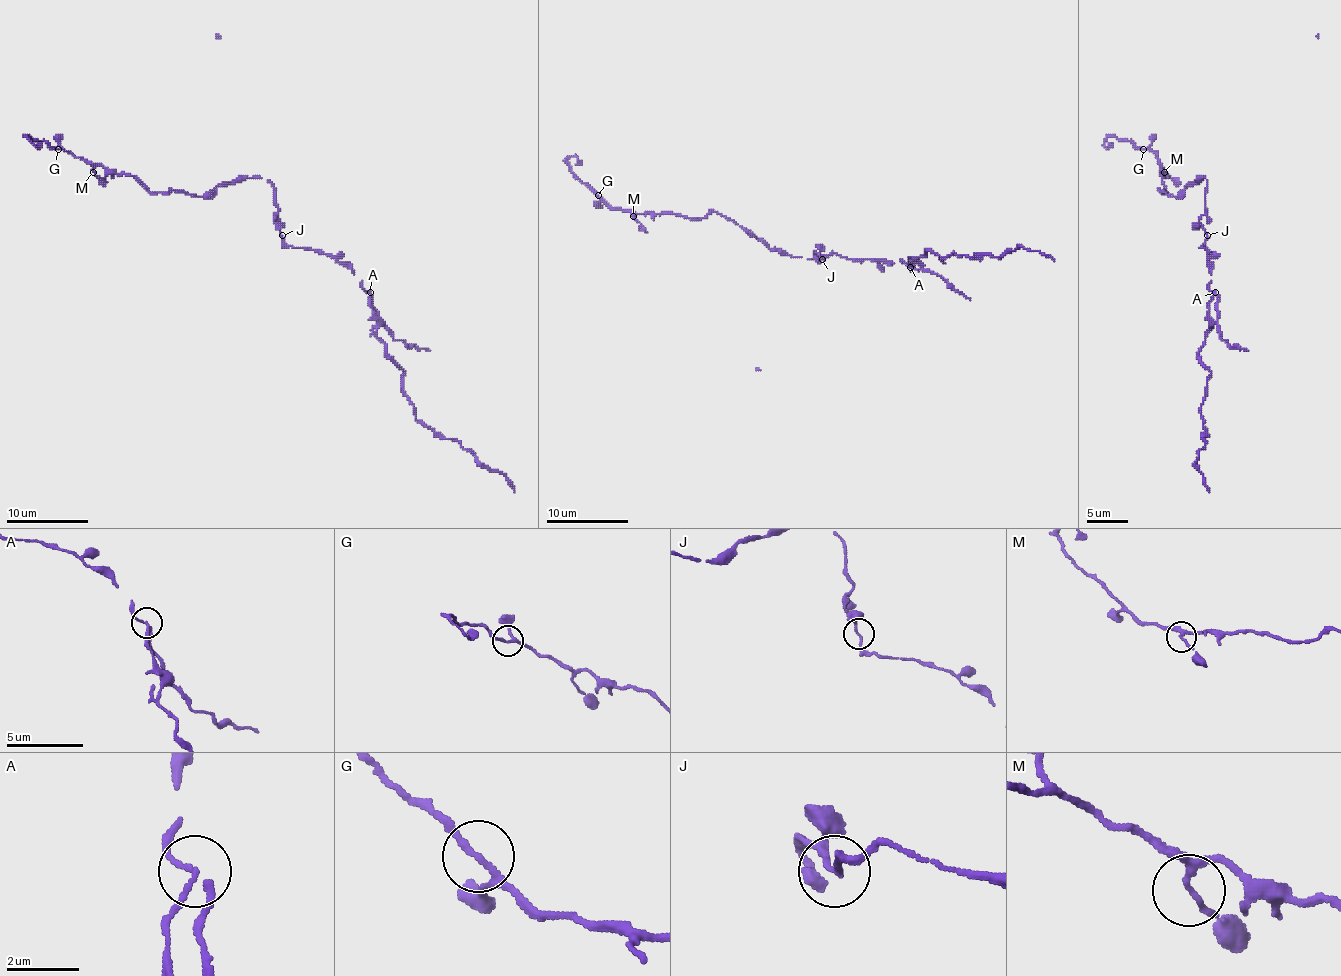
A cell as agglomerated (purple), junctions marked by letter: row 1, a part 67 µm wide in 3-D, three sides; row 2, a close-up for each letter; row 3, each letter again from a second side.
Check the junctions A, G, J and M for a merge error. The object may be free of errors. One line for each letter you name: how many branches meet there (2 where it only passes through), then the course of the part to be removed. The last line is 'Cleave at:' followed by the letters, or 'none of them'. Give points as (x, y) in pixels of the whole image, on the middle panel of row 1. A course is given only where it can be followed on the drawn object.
A: 3 branches meet; foreign part runs (910, 267), (910, 261), (927, 251), (933, 251), (943, 263), (953, 253), (997, 257), (1023, 247), (1054, 261)
Cleave at: A

